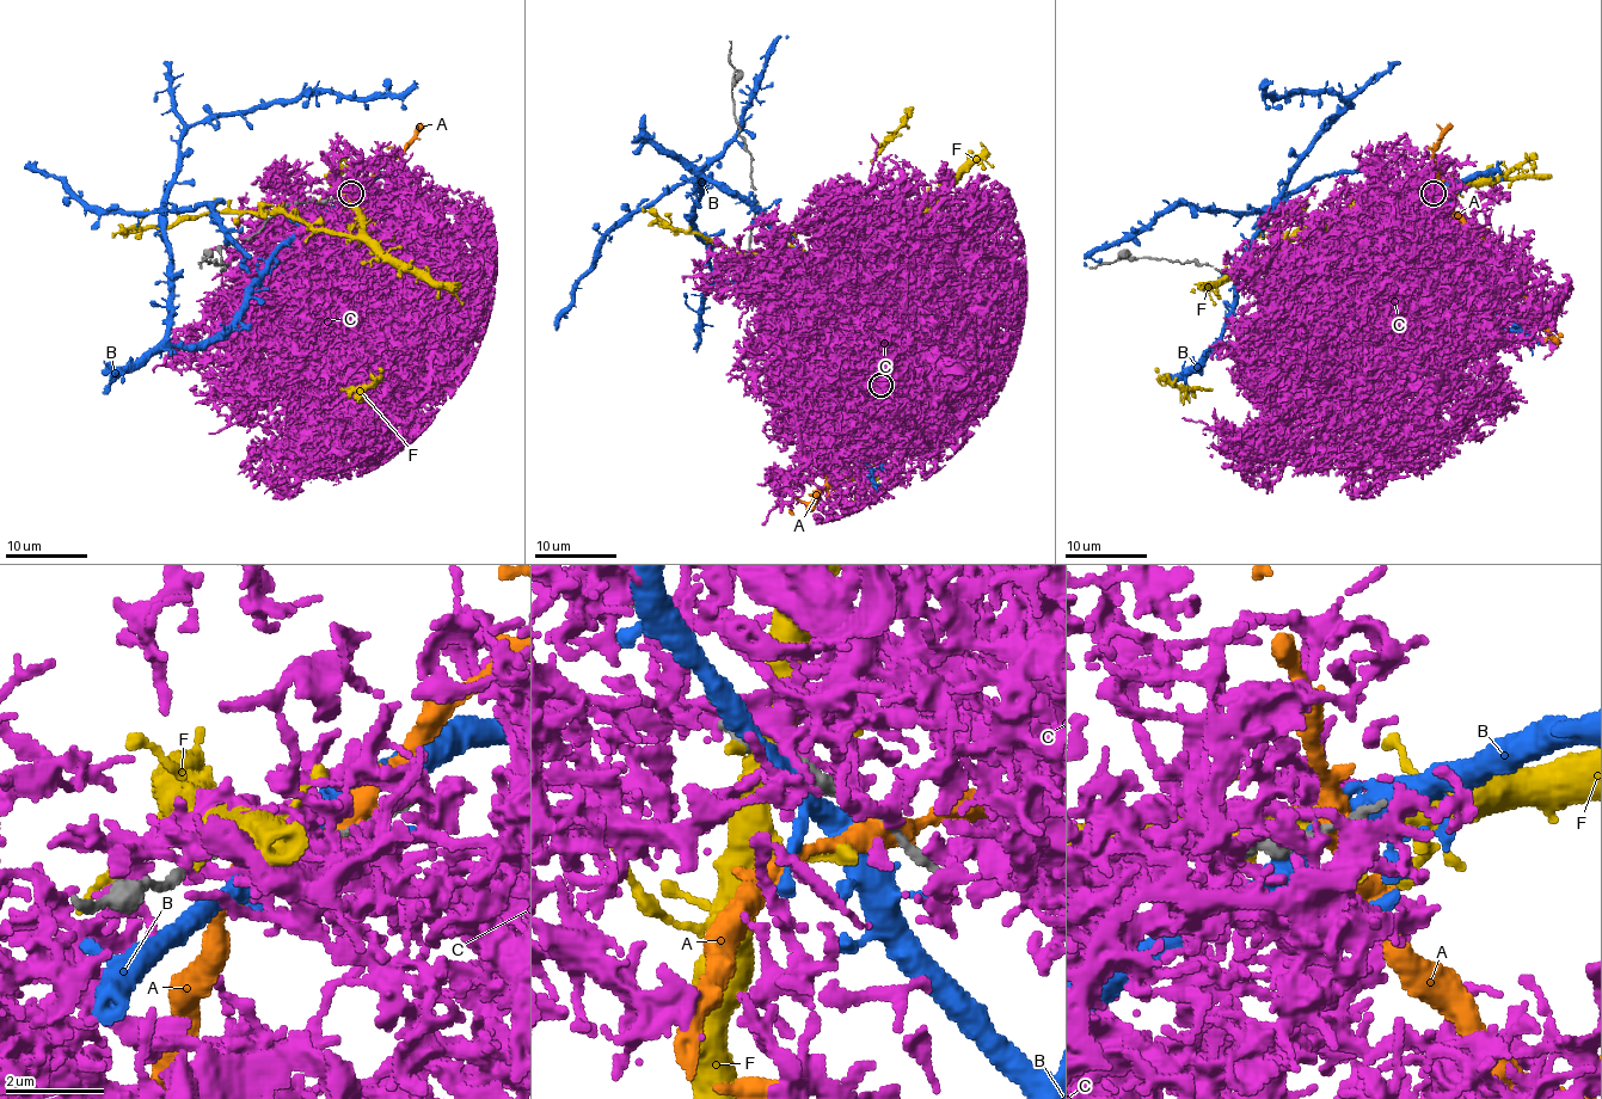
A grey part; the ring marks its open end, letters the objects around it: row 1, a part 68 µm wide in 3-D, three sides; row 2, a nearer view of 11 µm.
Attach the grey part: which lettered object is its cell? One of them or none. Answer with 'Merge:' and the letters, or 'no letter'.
Merge: B

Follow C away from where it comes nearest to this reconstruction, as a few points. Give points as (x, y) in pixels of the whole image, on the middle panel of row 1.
C: (879, 382), (892, 369), (904, 378), (888, 362), (876, 331), (876, 283), (879, 280), (879, 266)

